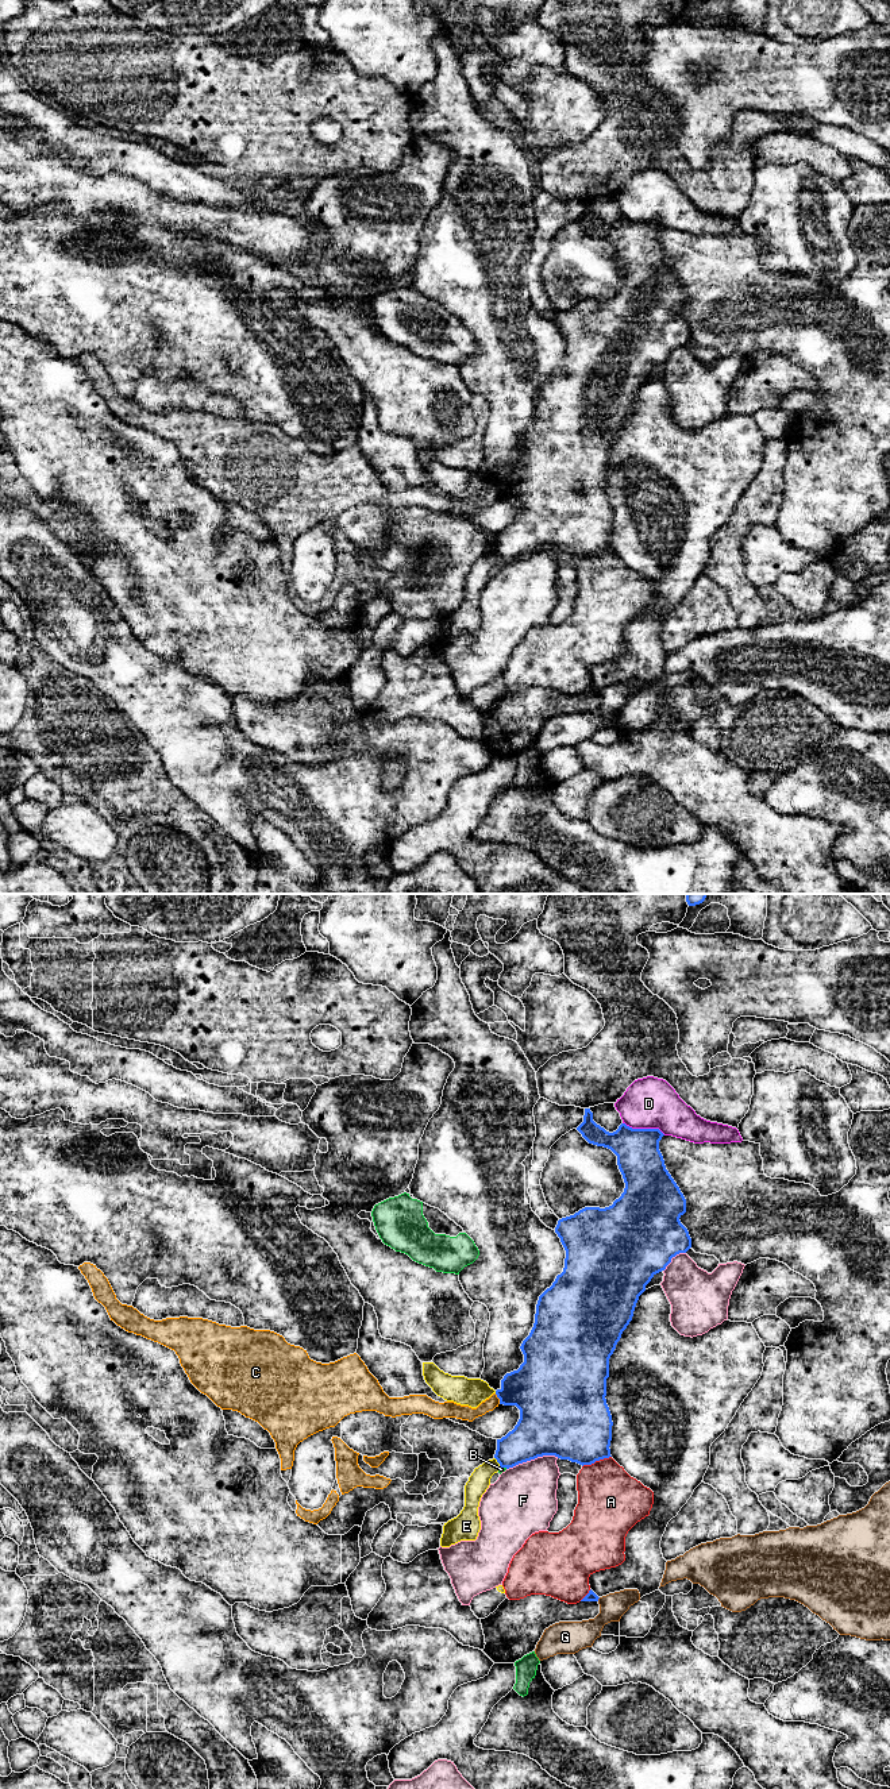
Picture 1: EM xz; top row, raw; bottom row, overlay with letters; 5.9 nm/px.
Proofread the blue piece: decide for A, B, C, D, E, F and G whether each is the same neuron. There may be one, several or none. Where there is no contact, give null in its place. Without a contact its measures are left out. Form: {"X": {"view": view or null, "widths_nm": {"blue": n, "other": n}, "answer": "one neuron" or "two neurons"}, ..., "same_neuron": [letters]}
{"A": {"view": "xz", "widths_nm": {"blue": 440, "other": 380}, "answer": "two neurons"}, "B": {"view": "xz", "widths_nm": {"blue": 240, "other": 30}, "answer": "two neurons"}, "C": {"view": "xz", "widths_nm": {"blue": 360, "other": 90}, "answer": "two neurons"}, "D": {"view": "xz", "widths_nm": {"blue": 260, "other": 300}, "answer": "two neurons"}, "E": {"view": "xz", "widths_nm": {"blue": 240, "other": 130}, "answer": "two neurons"}, "F": {"view": "xz", "widths_nm": {"blue": 400, "other": 380}, "answer": "two neurons"}, "G": {"view": "xz", "widths_nm": {"blue": 60, "other": 160}, "answer": "two neurons"}, "same_neuron": []}

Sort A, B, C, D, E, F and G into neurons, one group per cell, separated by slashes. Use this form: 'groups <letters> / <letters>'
groups A D / B / C / E / F / G

